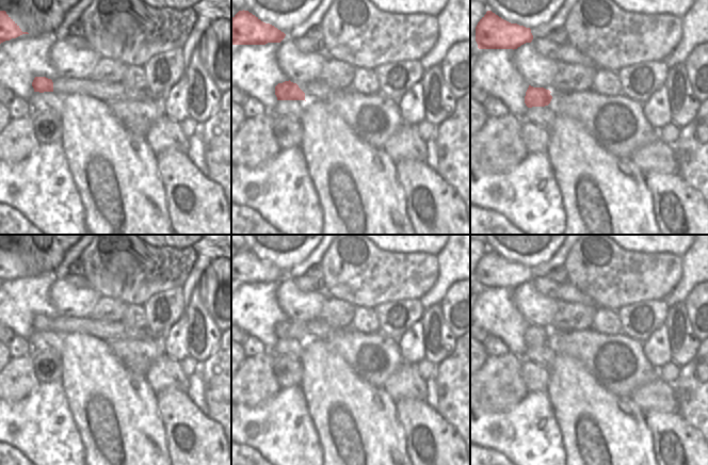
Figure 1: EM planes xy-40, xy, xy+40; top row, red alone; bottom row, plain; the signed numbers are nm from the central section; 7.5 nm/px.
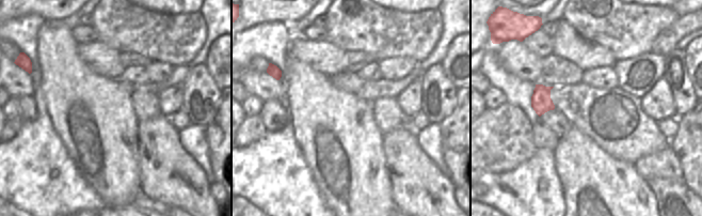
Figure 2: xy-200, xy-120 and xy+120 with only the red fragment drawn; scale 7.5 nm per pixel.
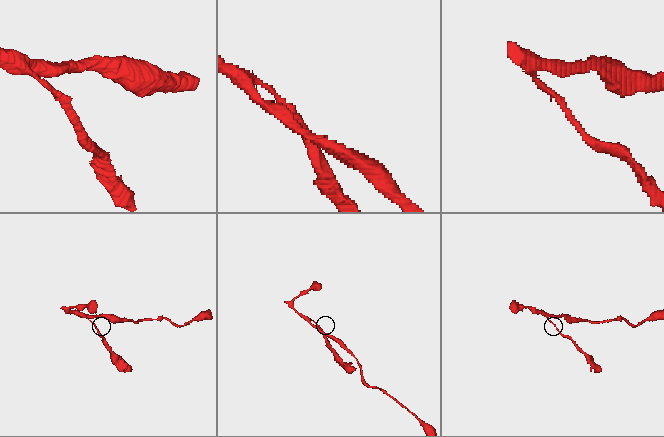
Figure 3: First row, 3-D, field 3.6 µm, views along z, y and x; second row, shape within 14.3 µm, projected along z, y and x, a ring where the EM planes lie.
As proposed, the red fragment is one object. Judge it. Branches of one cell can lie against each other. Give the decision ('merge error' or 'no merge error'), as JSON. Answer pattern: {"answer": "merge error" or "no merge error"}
{"answer": "no merge error"}

